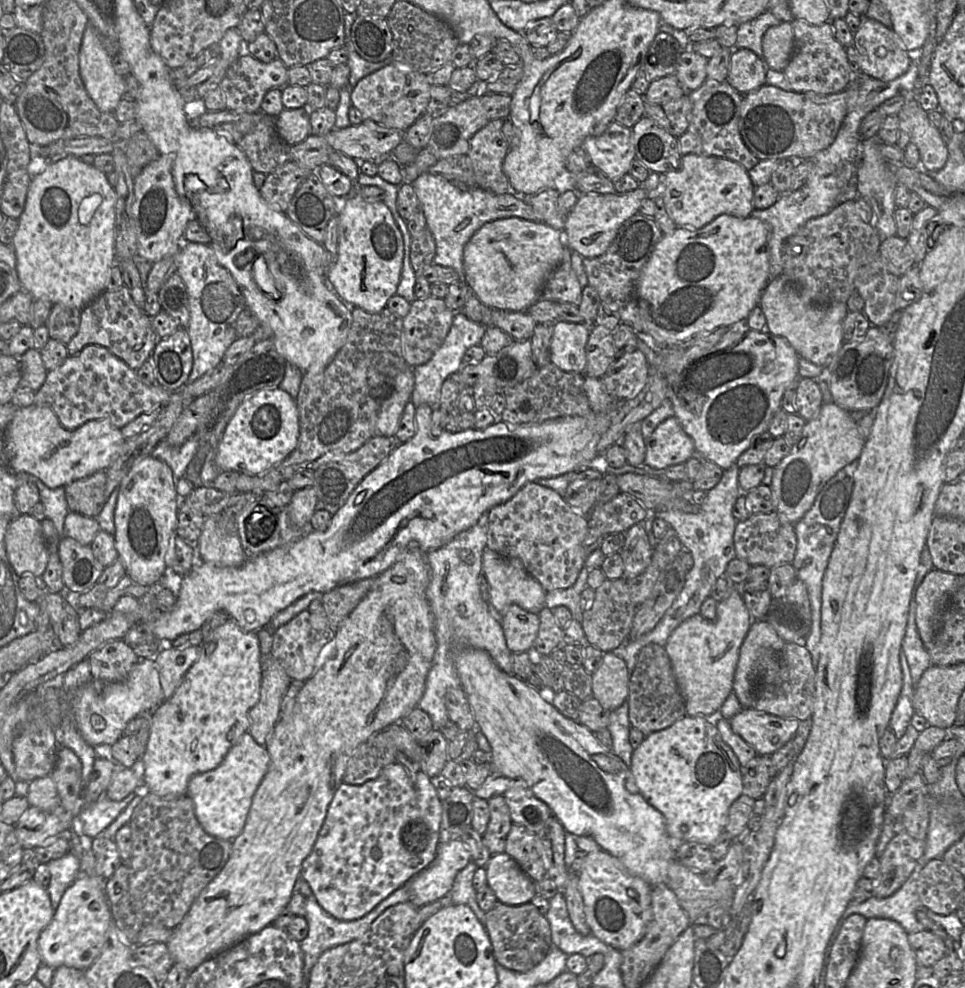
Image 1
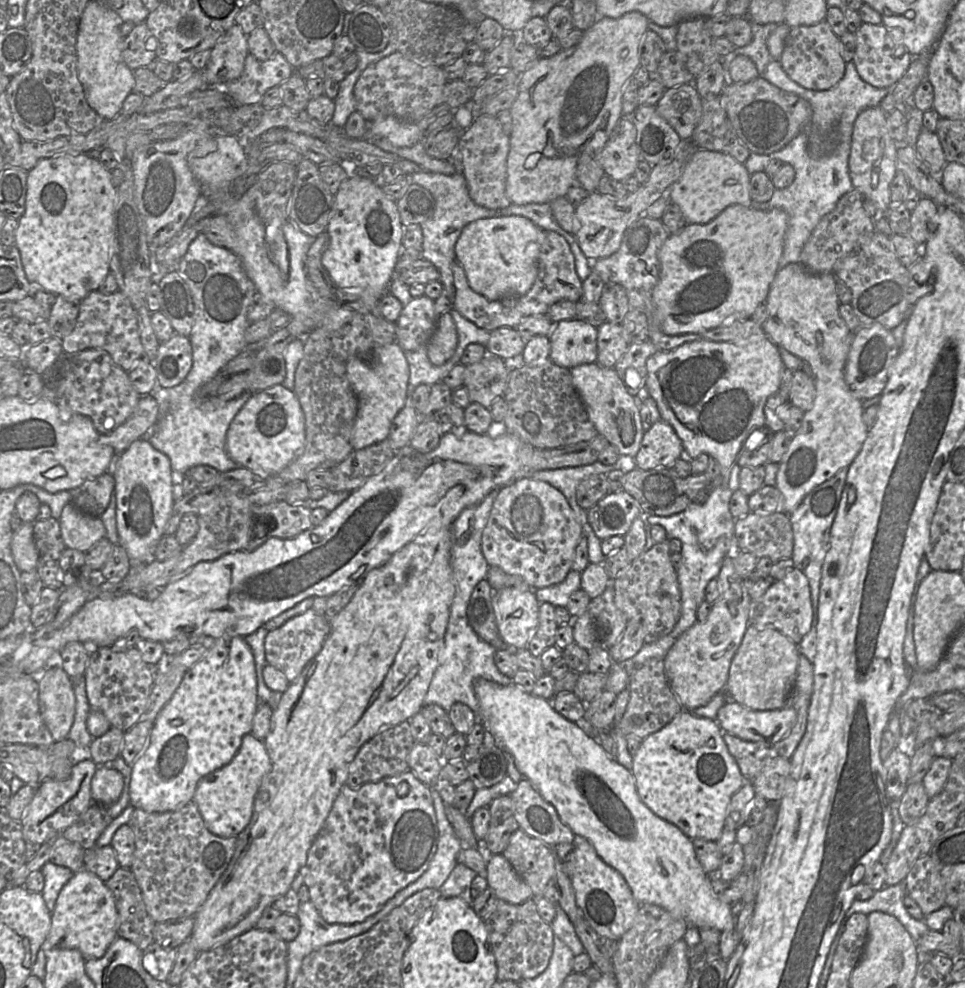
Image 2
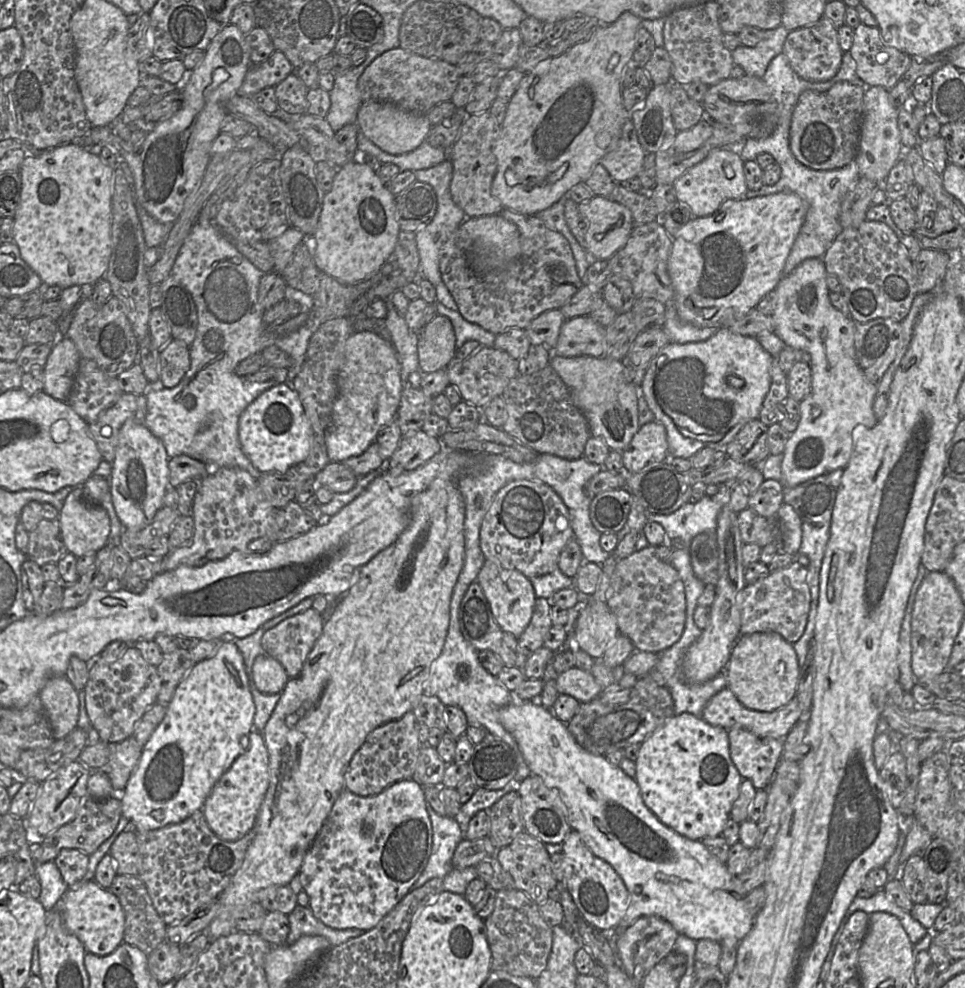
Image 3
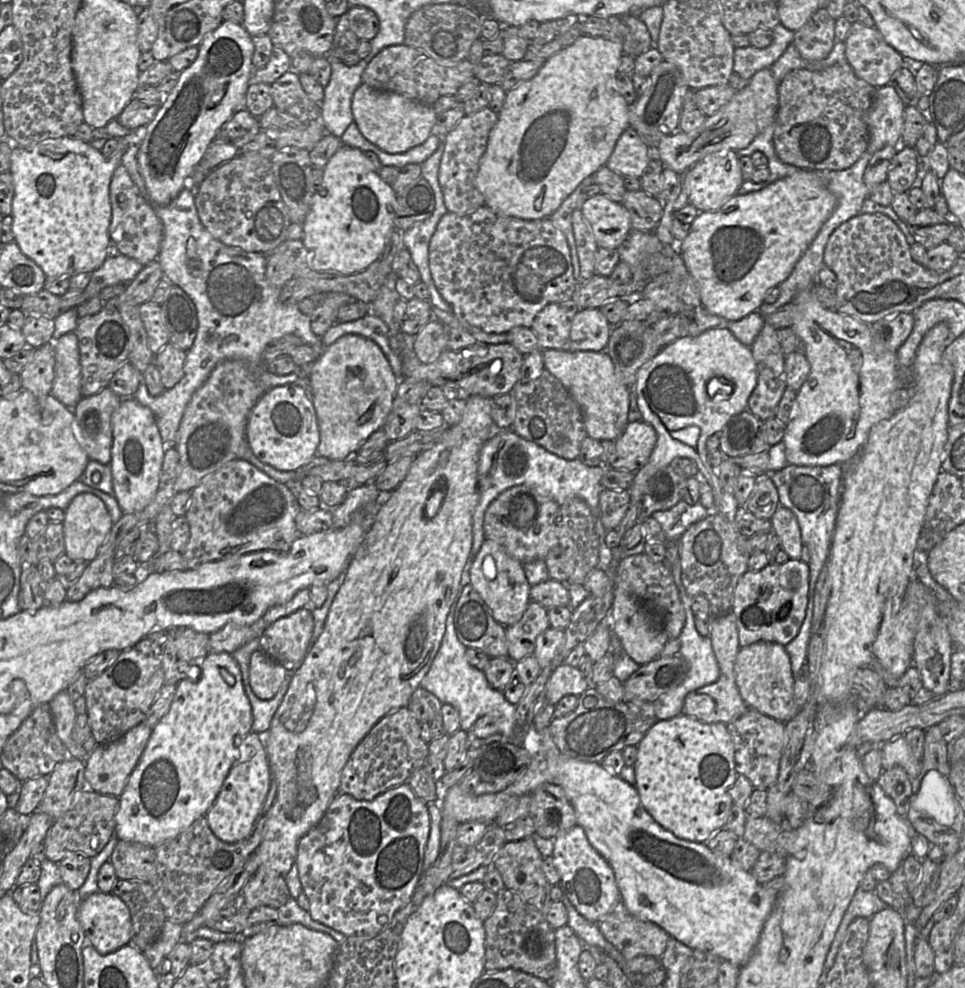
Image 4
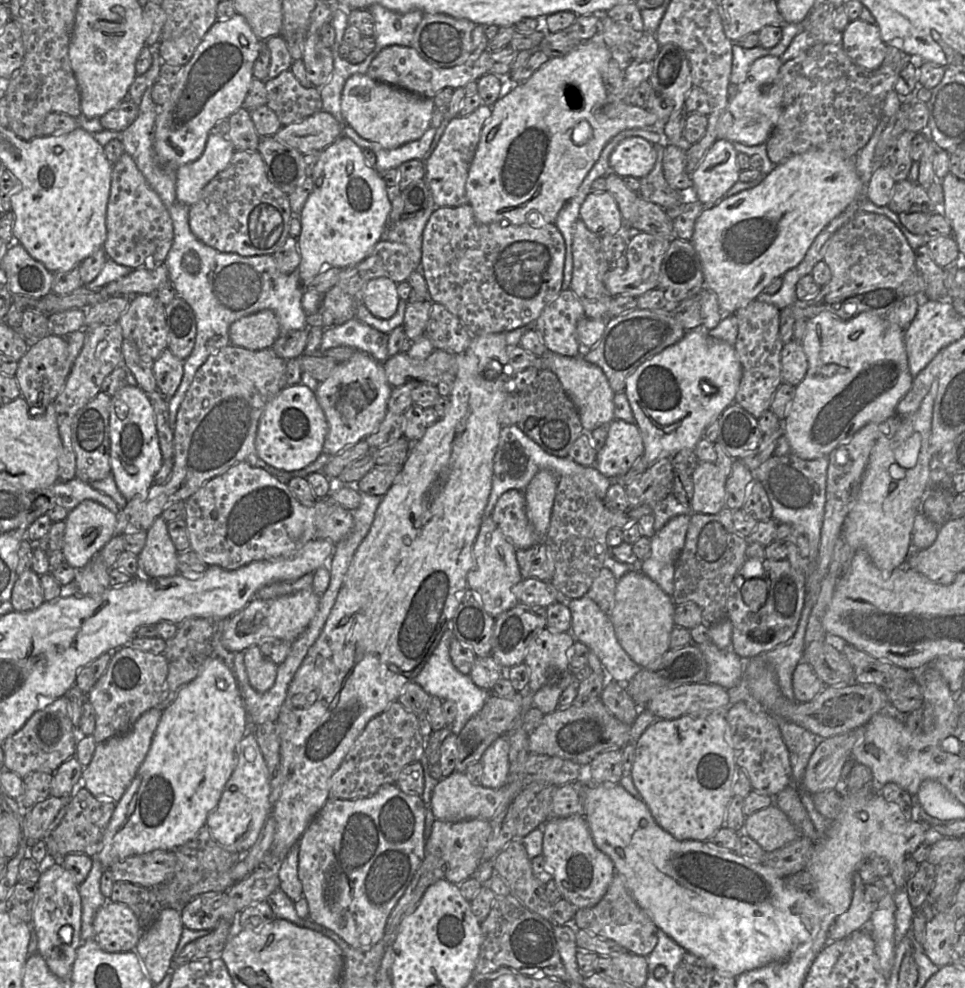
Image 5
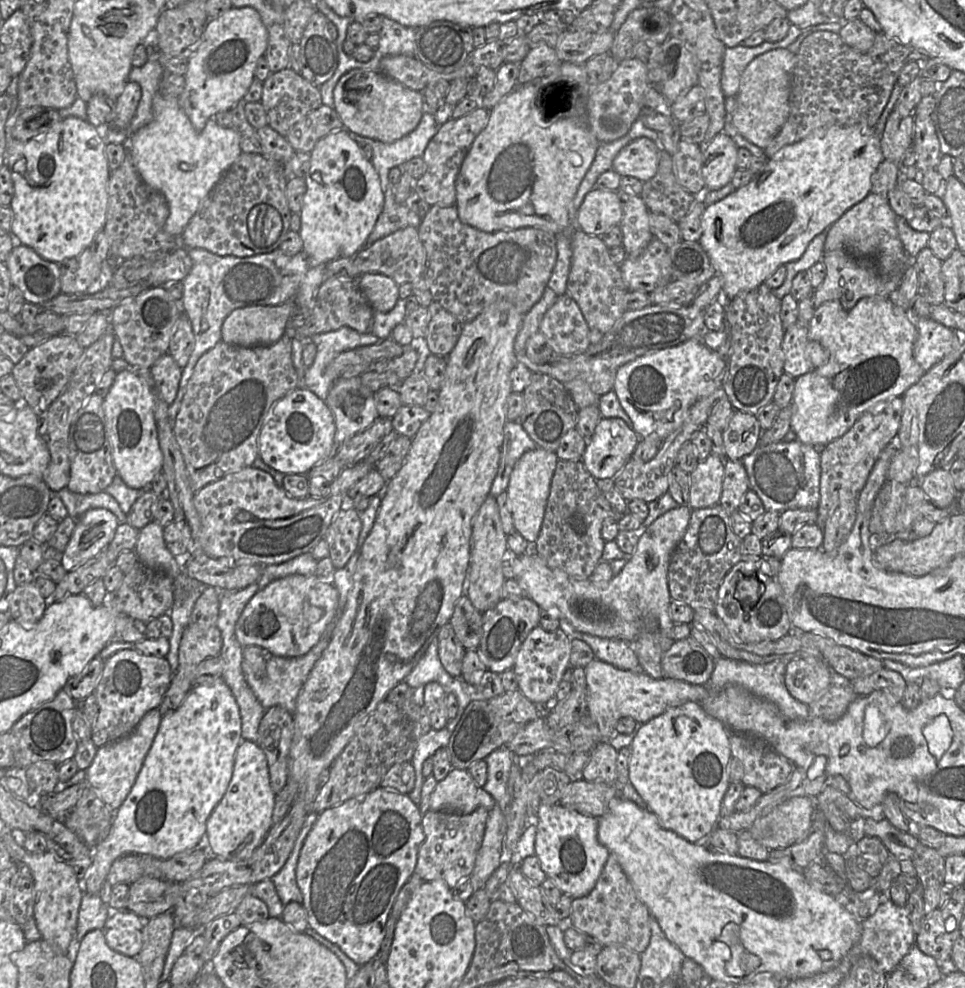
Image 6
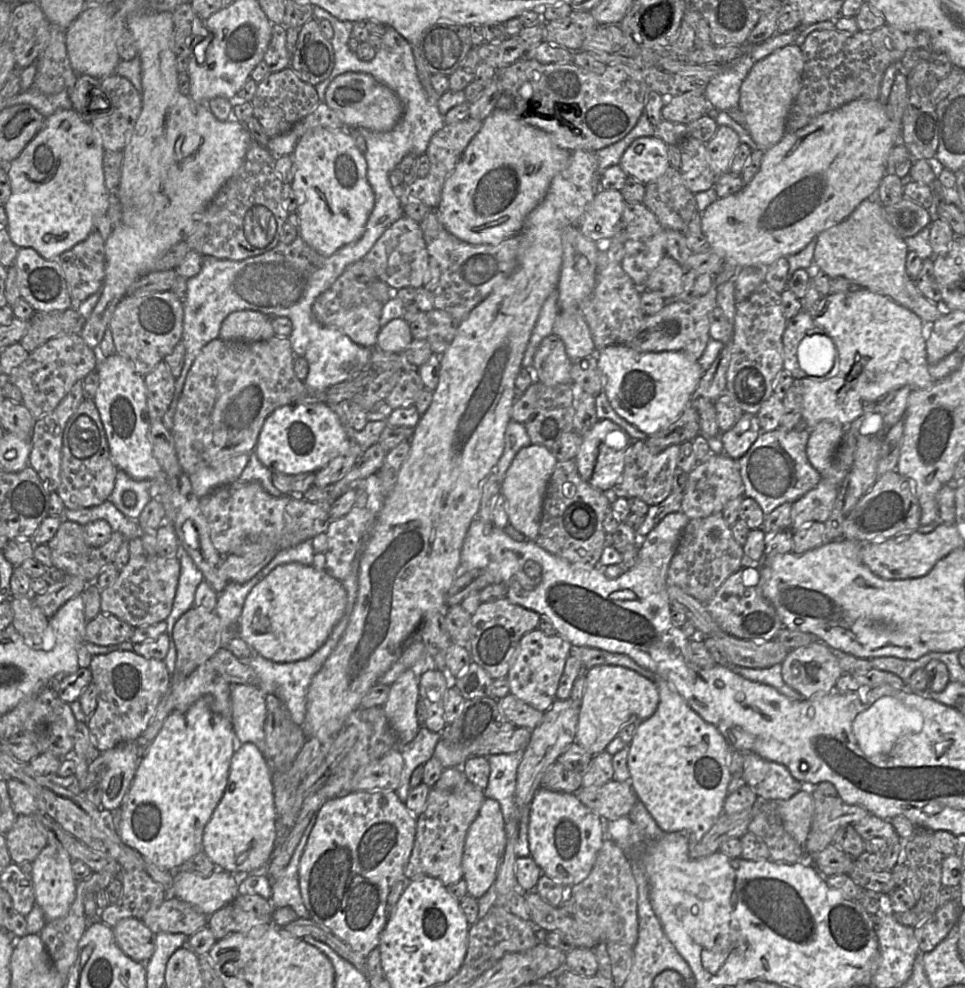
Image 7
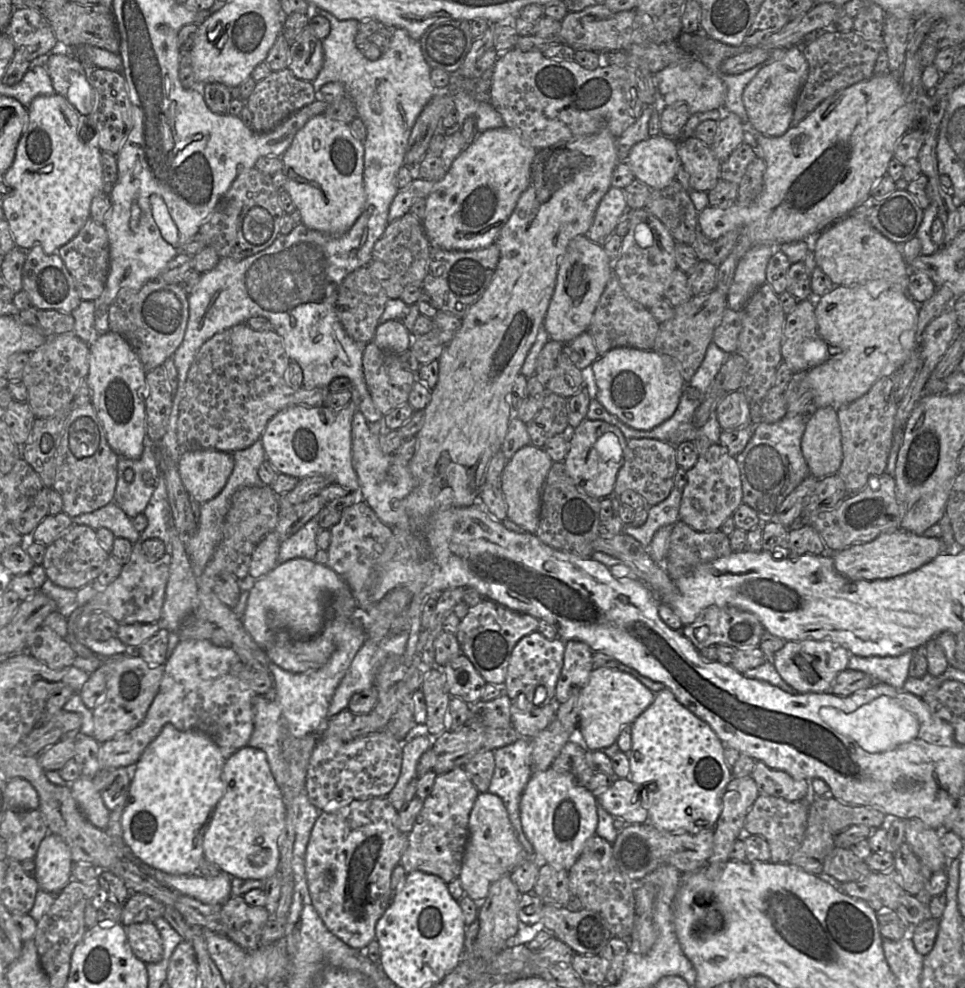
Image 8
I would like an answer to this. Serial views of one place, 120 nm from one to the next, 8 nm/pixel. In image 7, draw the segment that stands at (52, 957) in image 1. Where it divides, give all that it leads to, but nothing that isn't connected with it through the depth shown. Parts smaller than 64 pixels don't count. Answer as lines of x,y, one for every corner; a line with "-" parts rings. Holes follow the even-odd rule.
125,918
113,928
117,946
130,959
145,964
155,949
155,934
139,919

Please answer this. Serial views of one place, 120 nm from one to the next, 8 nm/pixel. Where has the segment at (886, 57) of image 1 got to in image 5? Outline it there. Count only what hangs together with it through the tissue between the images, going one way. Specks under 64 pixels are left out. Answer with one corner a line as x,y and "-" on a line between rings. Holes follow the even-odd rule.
858,18
850,21
842,34
843,49
853,63
868,70
881,66
887,44
882,40
877,25

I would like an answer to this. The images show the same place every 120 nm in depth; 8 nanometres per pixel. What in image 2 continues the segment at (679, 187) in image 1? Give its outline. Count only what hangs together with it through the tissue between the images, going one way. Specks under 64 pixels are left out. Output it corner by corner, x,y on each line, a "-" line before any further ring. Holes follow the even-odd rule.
694,149
679,179
667,192
670,202
677,205
687,224
706,224
733,204
751,207
750,174
745,165
729,154

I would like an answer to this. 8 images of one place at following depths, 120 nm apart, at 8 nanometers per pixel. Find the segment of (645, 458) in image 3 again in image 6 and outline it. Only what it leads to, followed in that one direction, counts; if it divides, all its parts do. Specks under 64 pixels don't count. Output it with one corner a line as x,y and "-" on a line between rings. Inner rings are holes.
601,418
582,462
595,479
614,479
632,458
639,441
639,435
622,419

